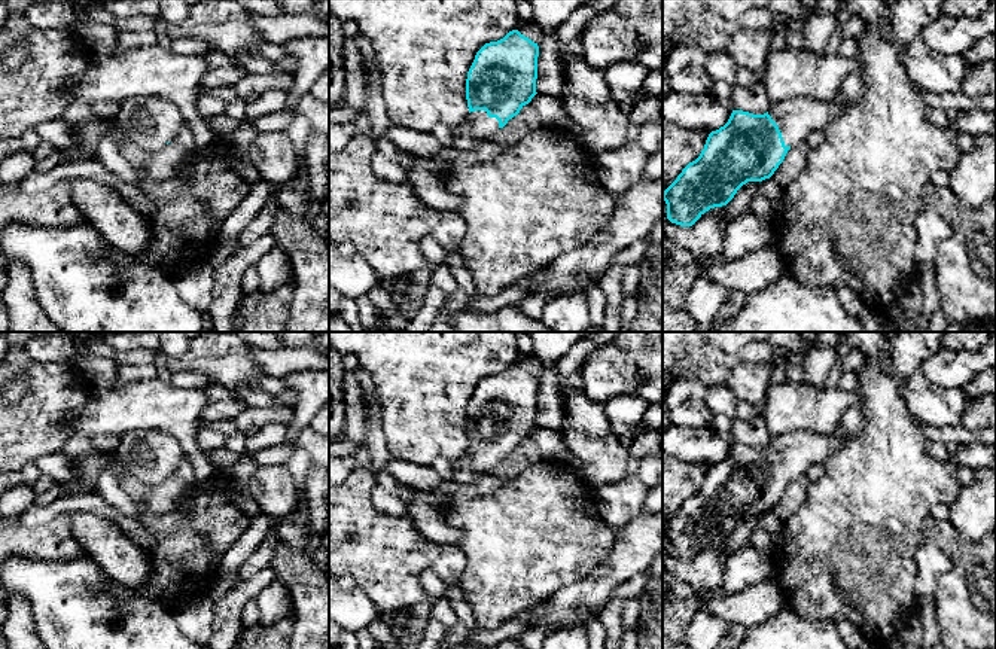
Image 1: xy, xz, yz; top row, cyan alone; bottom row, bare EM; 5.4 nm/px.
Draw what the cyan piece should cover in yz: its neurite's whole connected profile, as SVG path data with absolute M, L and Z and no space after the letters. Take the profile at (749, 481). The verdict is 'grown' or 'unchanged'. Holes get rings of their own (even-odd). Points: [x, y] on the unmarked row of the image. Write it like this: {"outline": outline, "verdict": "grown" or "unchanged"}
{"outline": "M838 426L828 436L816 433L777 435L764 448L732 444L728 455L709 467L700 490L689 496L663 525L667 552L680 560L692 560L710 542L727 539L747 515L770 512L792 479L805 473L811 464L823 464L847 441Z", "verdict": "grown"}

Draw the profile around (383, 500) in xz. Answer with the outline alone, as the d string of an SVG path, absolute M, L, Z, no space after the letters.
M375 485L375 490L372 491L372 503L377 511L389 515L400 517L406 514L406 506L400 499L380 485Z

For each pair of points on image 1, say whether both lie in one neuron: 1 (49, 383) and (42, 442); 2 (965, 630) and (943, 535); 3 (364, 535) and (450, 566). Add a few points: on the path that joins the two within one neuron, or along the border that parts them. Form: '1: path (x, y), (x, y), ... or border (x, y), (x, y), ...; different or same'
1: path (49, 398), (42, 408), (42, 427); same
2: path (965, 606), (962, 558); same
3: path (384, 554), (429, 555); same

